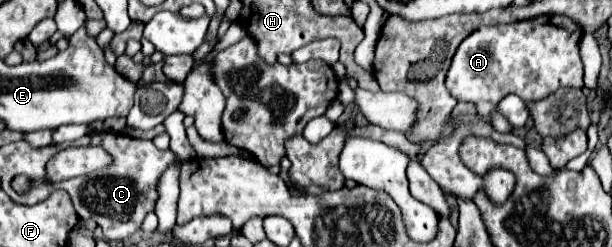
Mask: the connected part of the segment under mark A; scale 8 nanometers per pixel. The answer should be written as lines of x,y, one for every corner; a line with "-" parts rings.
534,17
510,25
480,27
460,43
446,75
446,87
458,101
472,103
498,103
510,93
516,93
522,101
540,101
560,87
582,89
582,33
584,29
566,17
560,17
560,23
548,17

